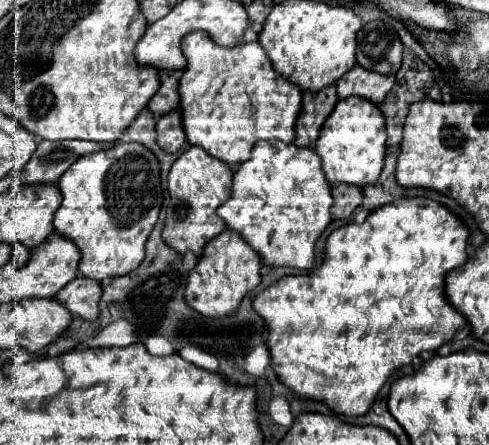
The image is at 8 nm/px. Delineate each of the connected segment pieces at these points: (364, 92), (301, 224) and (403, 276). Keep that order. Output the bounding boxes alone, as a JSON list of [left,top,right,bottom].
[[336,64,396,104],[218,140,332,270],[254,198,470,416]]

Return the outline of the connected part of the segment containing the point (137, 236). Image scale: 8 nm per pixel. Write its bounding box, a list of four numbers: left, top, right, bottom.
[54,142,164,282]

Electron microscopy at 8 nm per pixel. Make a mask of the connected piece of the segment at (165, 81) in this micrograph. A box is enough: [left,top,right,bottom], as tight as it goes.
[148,70,184,116]

